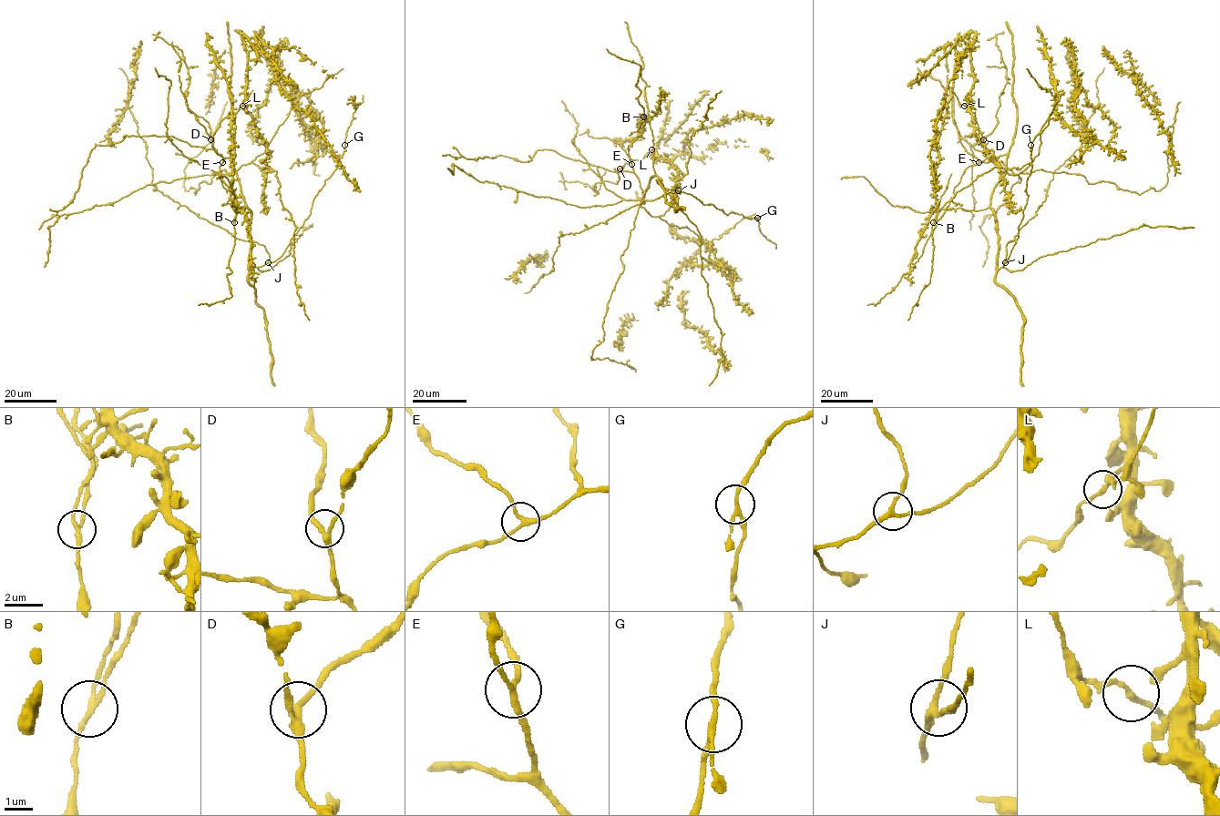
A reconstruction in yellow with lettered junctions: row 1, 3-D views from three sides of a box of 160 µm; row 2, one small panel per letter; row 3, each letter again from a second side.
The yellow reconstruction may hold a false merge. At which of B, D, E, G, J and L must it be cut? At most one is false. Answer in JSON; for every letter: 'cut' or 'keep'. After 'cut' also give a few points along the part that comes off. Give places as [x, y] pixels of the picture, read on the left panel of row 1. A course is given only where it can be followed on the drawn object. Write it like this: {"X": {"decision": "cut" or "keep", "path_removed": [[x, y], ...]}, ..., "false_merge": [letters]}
{"B": {"decision": "cut", "path_removed": [[233, 223], [236, 212], [220, 174]]}, "D": {"decision": "keep"}, "E": {"decision": "keep"}, "G": {"decision": "keep"}, "J": {"decision": "keep"}, "L": {"decision": "keep"}, "false_merge": ["B"]}

